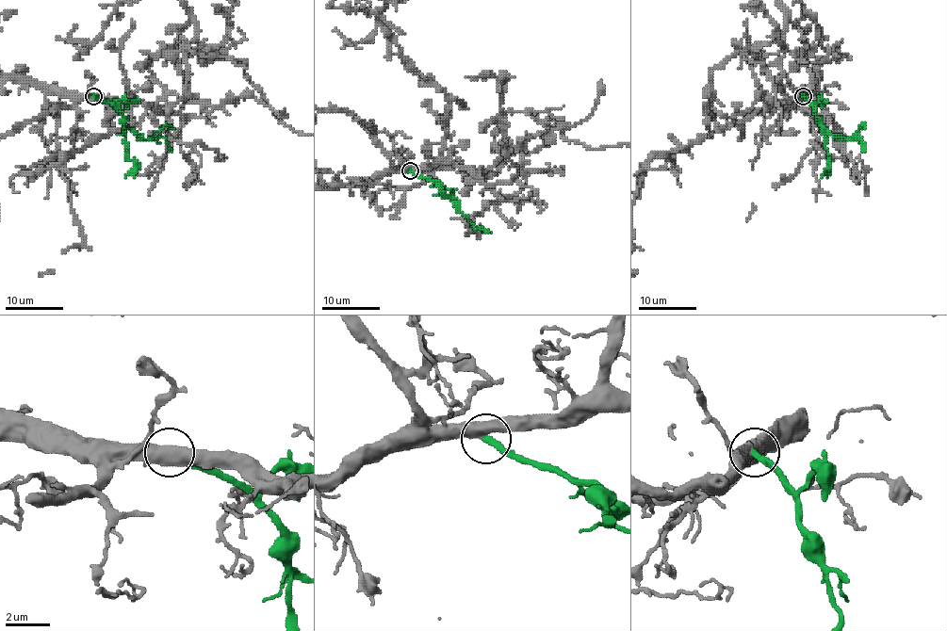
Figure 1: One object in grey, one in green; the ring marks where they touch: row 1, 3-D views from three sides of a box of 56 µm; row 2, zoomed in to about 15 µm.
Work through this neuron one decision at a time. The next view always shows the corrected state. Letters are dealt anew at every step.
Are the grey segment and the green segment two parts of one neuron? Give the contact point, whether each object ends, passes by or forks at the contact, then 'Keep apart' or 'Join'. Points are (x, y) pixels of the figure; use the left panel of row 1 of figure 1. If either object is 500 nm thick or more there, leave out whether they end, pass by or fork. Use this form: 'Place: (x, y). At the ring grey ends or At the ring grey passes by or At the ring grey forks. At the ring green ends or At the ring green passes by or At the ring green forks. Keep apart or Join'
Place: (93, 96). Join

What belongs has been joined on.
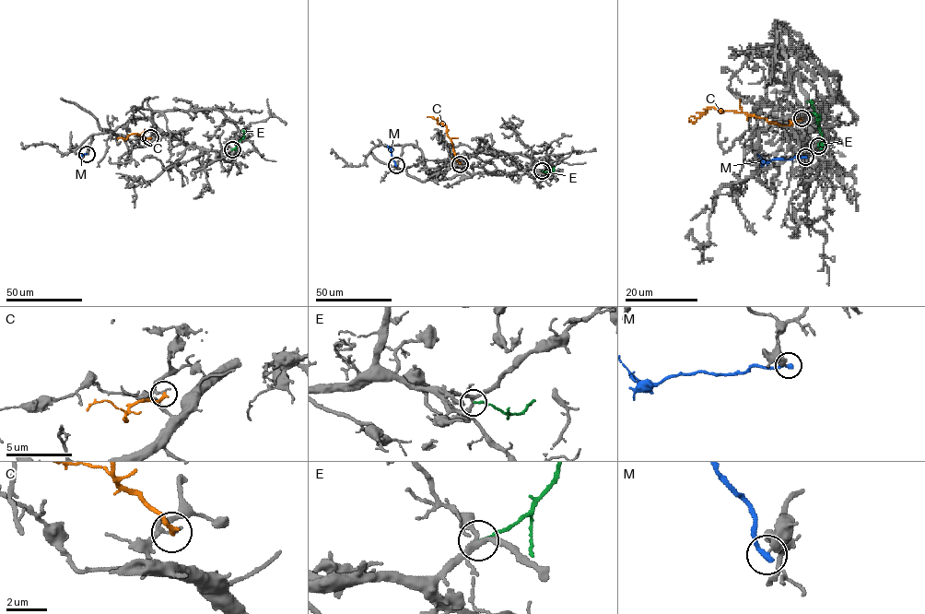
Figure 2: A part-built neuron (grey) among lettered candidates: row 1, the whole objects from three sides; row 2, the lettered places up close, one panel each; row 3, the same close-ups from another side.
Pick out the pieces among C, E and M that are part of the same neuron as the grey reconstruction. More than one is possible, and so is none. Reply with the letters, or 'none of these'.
none of these

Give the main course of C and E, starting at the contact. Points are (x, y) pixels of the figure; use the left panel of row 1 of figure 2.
C: (150, 137), (146, 141), (136, 133), (129, 135), (126, 139), (118, 139)
E: (232, 149), (245, 131)

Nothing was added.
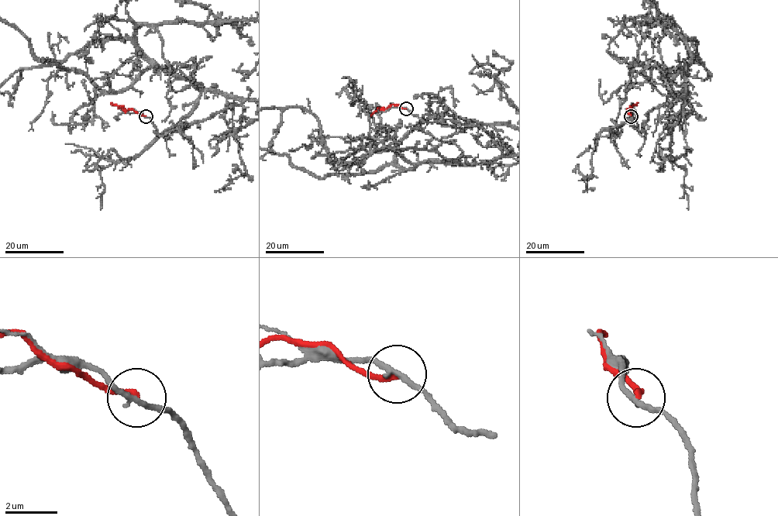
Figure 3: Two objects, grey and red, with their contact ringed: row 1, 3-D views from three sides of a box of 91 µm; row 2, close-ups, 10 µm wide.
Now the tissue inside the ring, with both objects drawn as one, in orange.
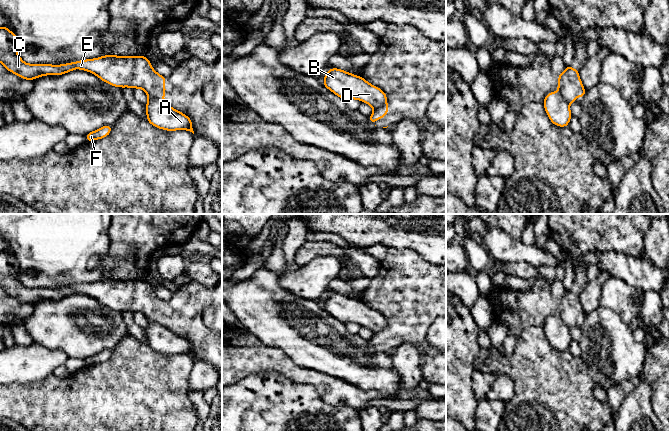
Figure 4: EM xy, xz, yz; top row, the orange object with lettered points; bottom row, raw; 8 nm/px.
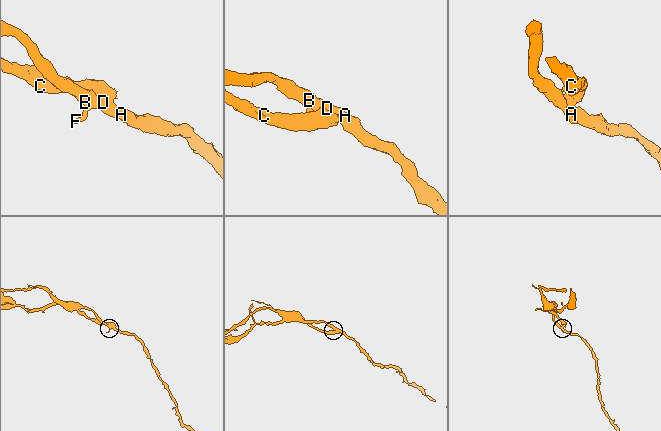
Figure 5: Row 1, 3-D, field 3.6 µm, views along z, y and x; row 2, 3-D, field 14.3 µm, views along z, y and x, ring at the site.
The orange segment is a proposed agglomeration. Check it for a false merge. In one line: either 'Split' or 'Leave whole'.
Split

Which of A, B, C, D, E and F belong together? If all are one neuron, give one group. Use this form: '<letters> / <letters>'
A B D F / C E

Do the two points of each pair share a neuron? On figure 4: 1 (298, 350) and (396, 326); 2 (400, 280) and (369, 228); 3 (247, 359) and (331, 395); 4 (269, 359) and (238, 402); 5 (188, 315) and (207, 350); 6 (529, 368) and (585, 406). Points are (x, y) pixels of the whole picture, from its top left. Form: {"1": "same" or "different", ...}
{"1": "different", "2": "different", "3": "same", "4": "different", "5": "same", "6": "same"}

